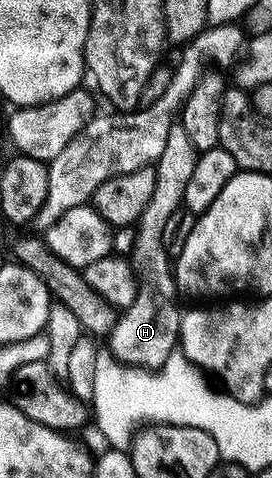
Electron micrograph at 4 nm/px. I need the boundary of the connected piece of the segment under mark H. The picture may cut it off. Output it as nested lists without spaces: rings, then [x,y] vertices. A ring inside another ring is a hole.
[[[173,123],[170,135],[166,135],[166,147],[154,166],[154,195],[150,195],[150,203],[146,203],[146,211],[142,211],[130,254],[132,269],[136,272],[134,303],[130,303],[130,307],[117,318],[116,326],[106,341],[110,352],[124,365],[155,371],[177,348],[182,308],[176,302],[178,290],[174,261],[166,255],[166,247],[162,247],[162,234],[170,215],[183,206],[186,183],[194,171],[197,156],[194,143],[190,143],[190,135],[186,135],[180,124]]]

